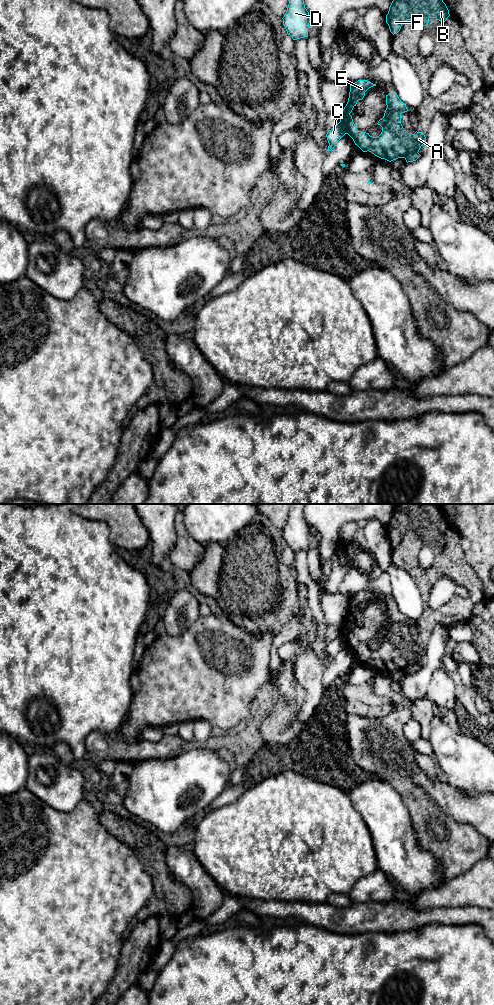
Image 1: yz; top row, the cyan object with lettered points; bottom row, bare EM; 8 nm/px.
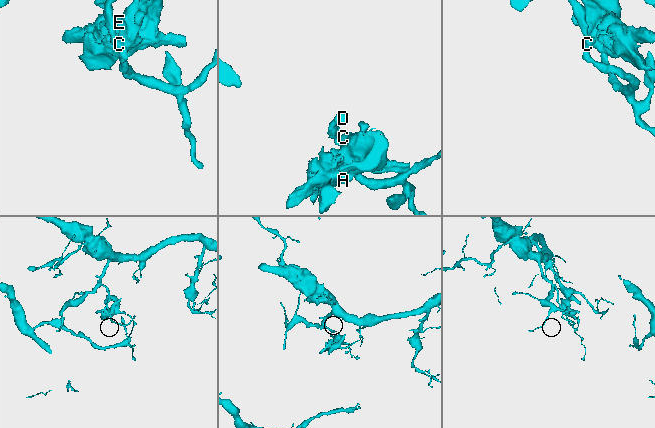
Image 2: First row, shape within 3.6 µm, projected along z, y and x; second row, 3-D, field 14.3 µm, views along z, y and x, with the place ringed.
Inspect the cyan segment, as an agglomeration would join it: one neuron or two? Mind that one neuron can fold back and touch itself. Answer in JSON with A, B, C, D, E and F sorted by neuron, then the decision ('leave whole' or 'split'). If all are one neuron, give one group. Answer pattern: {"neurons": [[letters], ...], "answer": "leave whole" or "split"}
{"neurons": [["A", "B", "E", "F"], ["C", "D"]], "answer": "split"}

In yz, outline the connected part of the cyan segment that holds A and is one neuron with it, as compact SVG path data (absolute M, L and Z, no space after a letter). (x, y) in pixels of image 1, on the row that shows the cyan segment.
M358 80L350 85L349 98L341 114L340 122L347 129L347 134L353 139L363 152L371 152L375 156L389 162L398 158L404 158L406 162L416 161L421 155L418 153L421 146L426 143L426 137L422 132L408 133L401 124L401 114L407 112L406 105L399 99L397 93L386 95L384 116L378 121L382 132L377 137L369 133L358 131L350 113L359 100L365 96L365 92L376 84L368 80Z

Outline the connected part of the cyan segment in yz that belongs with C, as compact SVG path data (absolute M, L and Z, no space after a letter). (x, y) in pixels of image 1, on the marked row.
M339 122L331 130L329 130L326 134L329 143L327 151L331 151L345 134L347 134L347 129L342 122Z

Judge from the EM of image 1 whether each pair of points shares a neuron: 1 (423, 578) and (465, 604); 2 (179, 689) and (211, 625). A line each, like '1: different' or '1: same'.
1: same
2: same

